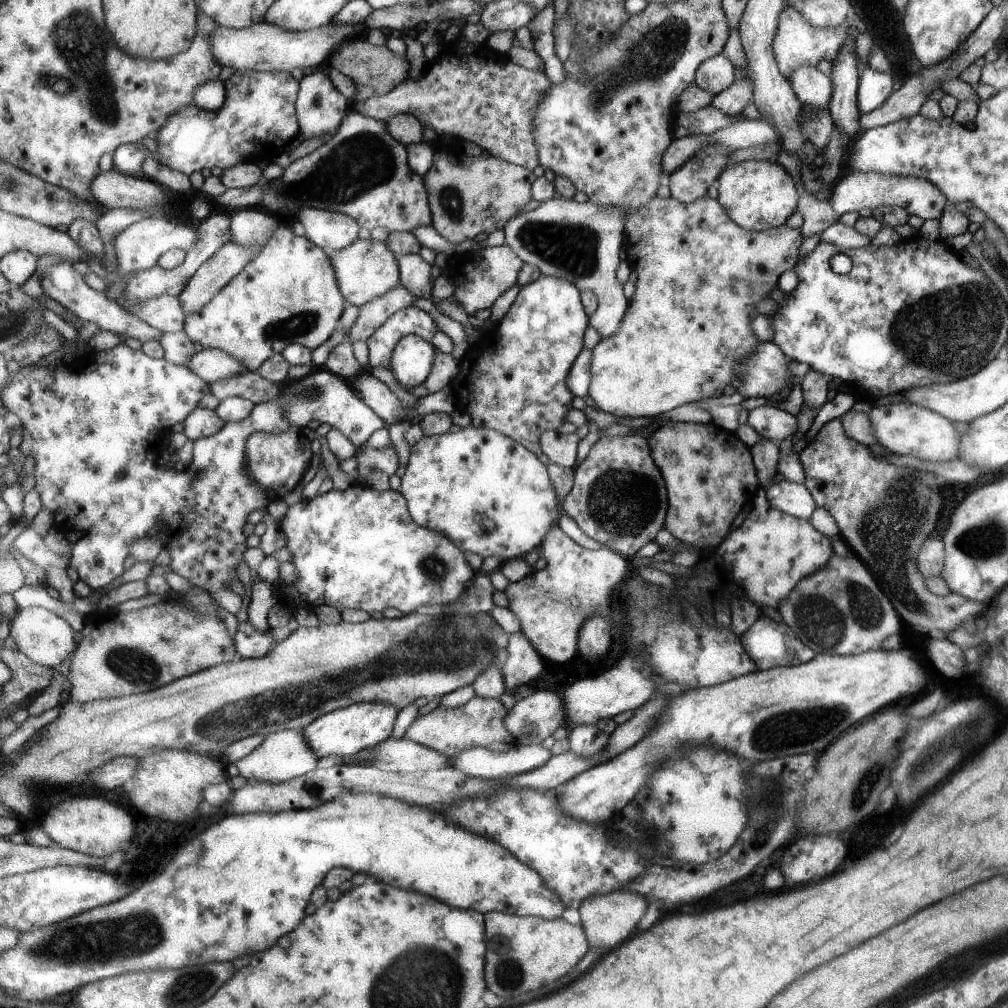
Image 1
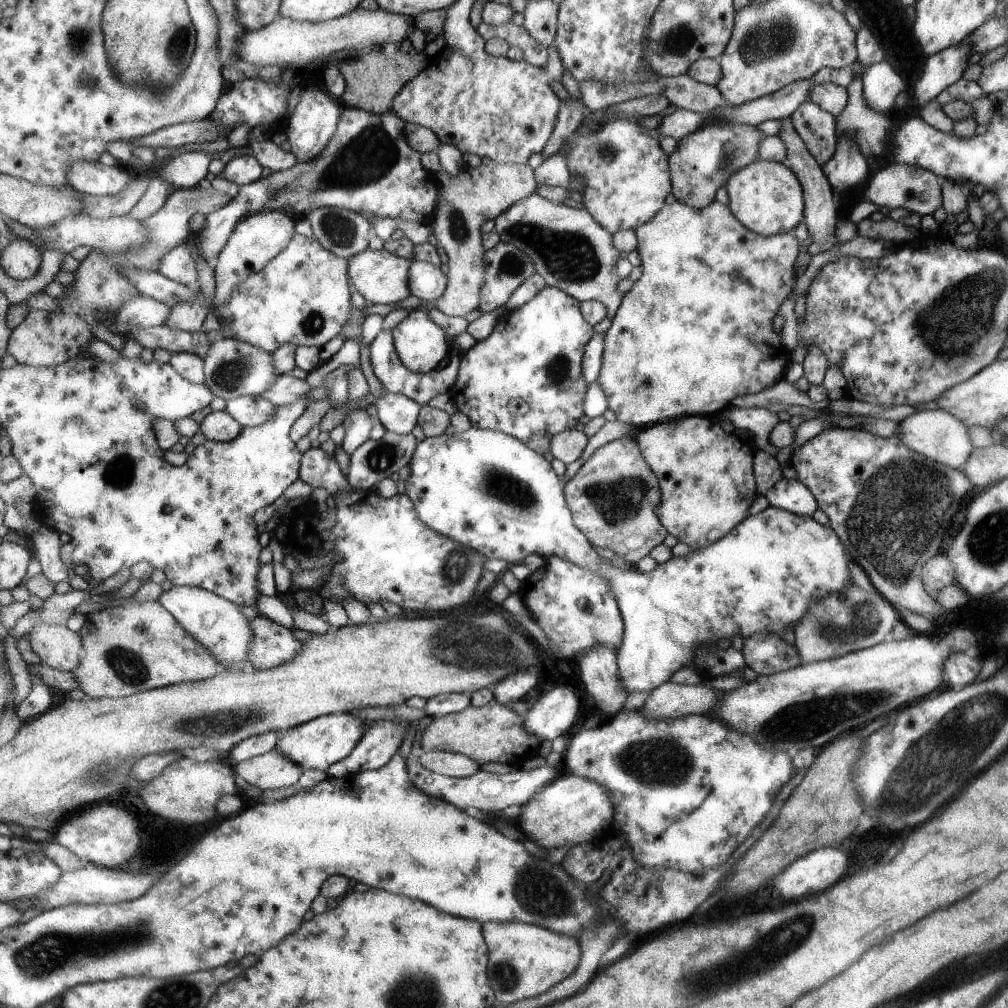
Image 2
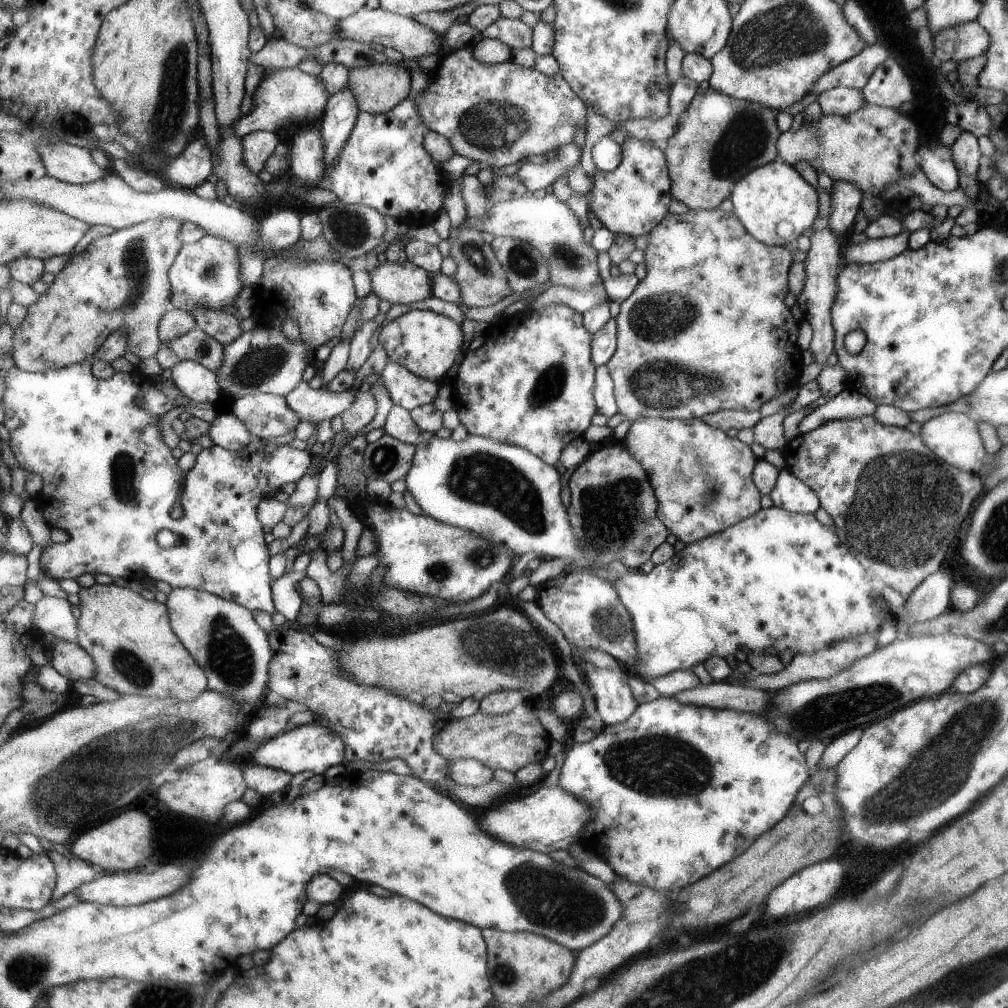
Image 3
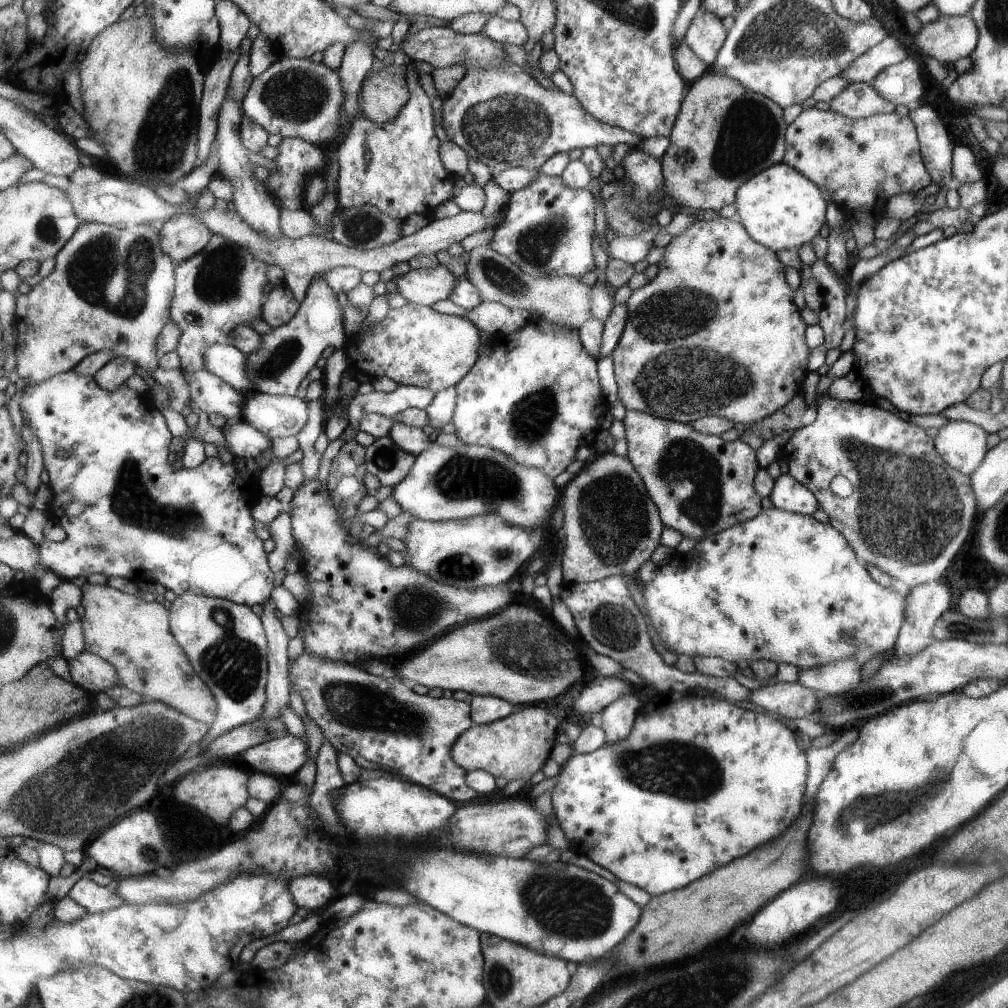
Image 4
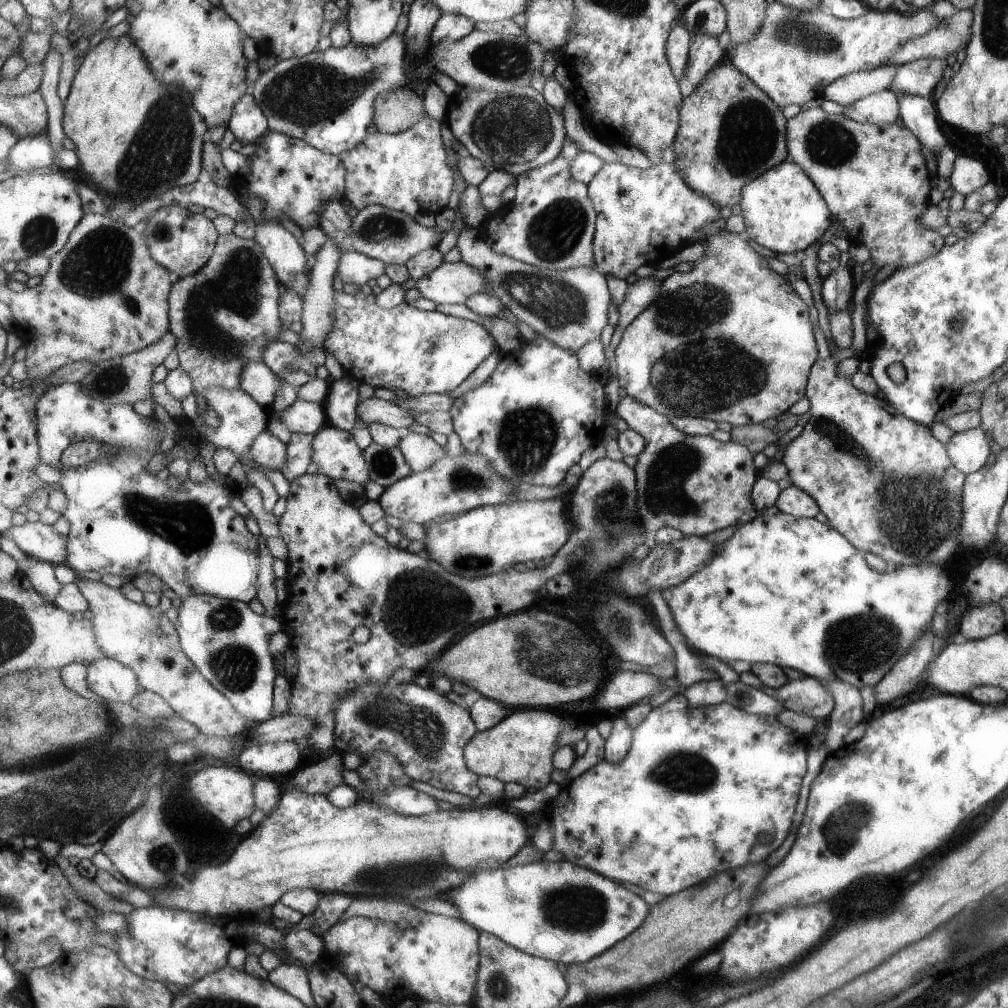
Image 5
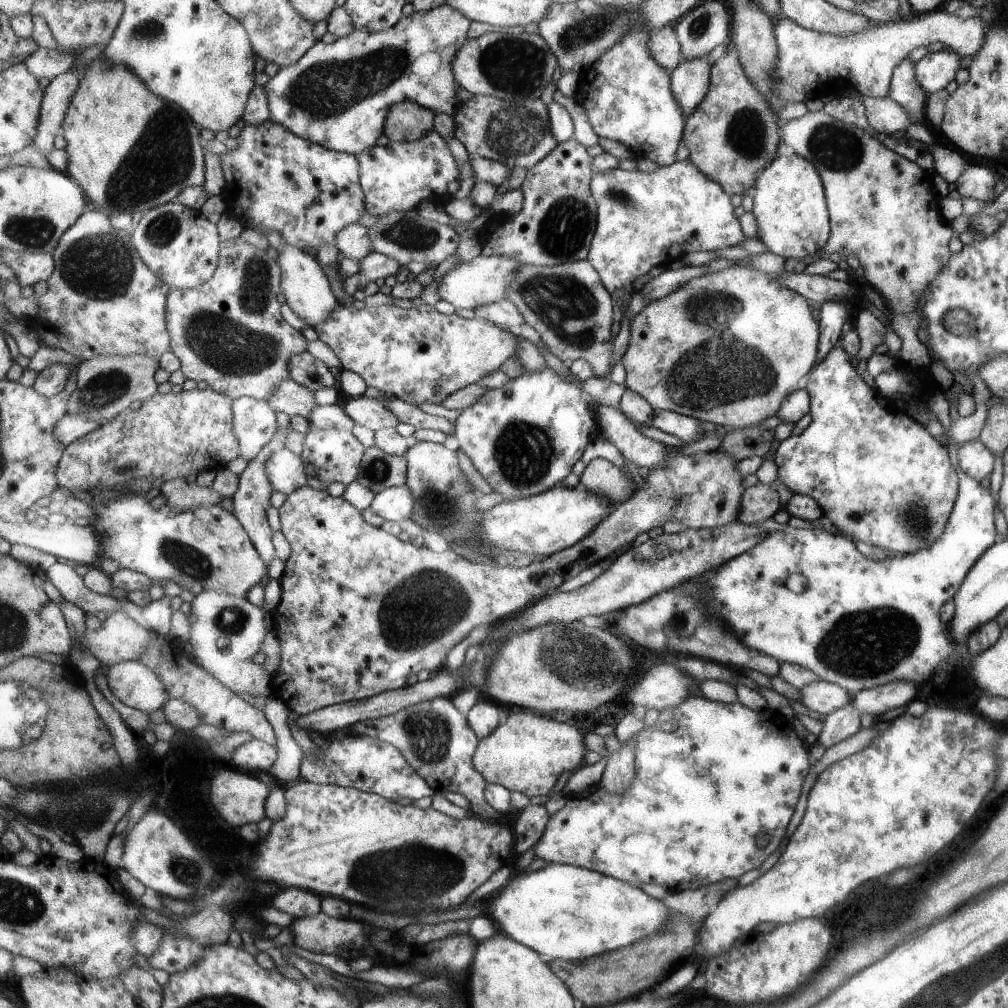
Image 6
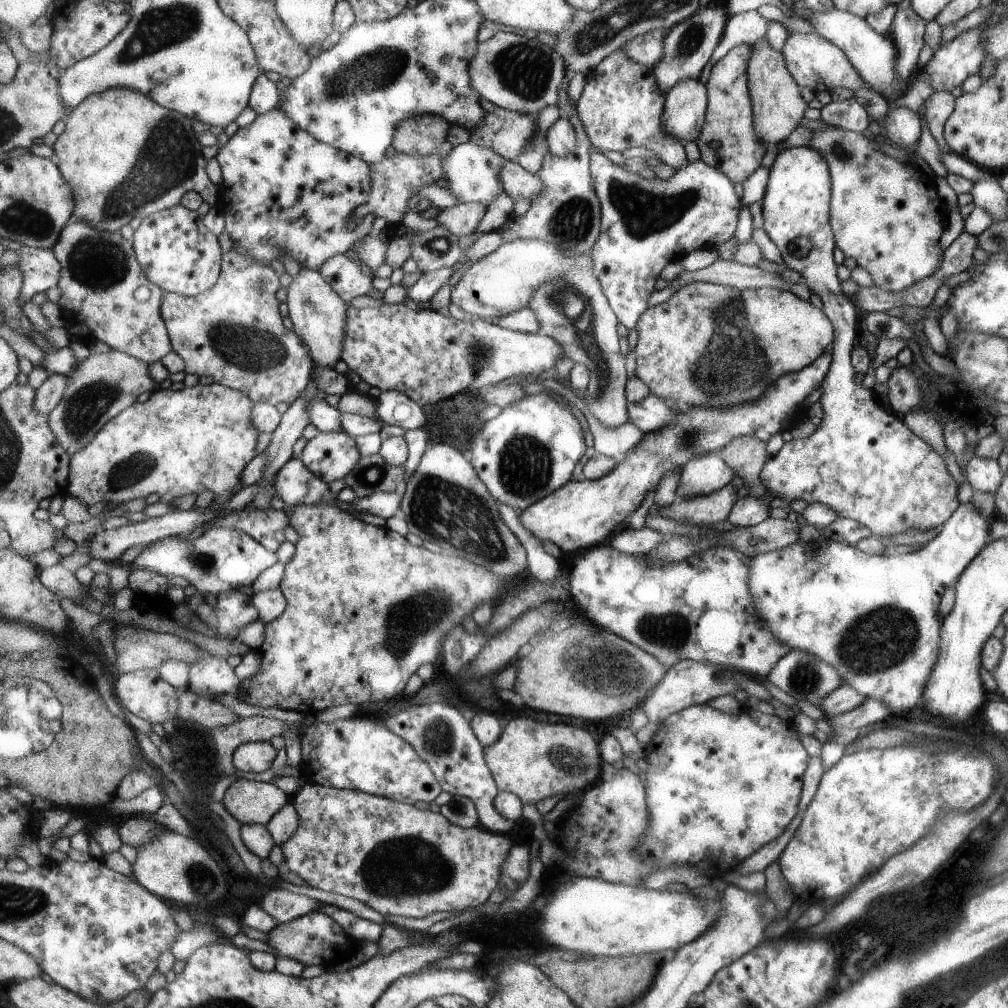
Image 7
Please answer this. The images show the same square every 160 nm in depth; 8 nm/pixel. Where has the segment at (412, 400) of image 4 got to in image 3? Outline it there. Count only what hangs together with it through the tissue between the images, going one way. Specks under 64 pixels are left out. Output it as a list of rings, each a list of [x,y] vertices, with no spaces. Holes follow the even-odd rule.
[[[303,380],[286,399],[290,407],[300,414],[302,420],[319,424],[323,419],[332,419],[350,409],[355,402],[356,394],[357,391],[351,389],[345,392],[324,393],[309,386],[309,381]]]

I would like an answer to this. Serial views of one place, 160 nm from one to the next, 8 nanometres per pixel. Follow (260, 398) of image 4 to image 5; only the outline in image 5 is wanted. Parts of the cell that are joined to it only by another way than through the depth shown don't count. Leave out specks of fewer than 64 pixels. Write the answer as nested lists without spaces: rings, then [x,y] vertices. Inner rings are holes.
[[[297,399],[292,408],[282,415],[275,414],[273,410],[271,410],[271,414],[272,417],[287,423],[293,433],[316,435],[323,427],[329,424],[324,403],[303,399]]]

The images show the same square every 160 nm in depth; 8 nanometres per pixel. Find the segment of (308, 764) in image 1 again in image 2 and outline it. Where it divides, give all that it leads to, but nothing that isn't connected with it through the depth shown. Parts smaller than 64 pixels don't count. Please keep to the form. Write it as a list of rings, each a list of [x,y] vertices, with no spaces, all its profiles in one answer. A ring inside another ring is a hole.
[[[273,750],[241,761],[236,765],[235,771],[247,783],[266,791],[295,785],[305,769]]]

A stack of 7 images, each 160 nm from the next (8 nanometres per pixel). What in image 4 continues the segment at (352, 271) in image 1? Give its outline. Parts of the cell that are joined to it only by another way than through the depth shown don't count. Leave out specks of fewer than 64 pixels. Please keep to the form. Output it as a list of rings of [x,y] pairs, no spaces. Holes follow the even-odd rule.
[[[439,265],[432,269],[411,269],[397,276],[397,291],[401,291],[409,303],[431,306],[437,300],[447,300],[462,279],[461,269]]]

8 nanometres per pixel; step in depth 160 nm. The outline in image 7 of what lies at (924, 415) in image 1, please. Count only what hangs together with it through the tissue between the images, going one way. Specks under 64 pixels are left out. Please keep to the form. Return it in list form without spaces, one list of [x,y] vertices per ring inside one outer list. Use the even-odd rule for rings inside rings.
[[[972,456],[964,466],[964,478],[973,491],[994,492],[997,490],[1004,474],[993,459]]]

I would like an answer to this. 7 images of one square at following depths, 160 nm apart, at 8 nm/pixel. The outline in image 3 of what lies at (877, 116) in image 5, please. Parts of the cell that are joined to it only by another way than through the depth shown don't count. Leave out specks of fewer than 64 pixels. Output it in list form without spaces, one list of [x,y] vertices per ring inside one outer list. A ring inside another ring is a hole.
[[[838,86],[821,91],[816,96],[823,115],[846,115],[866,104],[860,89]]]

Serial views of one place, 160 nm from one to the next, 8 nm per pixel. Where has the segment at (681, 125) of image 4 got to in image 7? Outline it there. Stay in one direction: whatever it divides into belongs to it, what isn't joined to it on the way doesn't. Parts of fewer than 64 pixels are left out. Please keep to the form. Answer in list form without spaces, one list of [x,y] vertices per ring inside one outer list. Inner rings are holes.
[[[737,45],[712,68],[707,83],[709,99],[706,123],[697,141],[702,160],[719,167],[730,176],[733,183],[740,184],[761,166],[761,159],[767,152],[753,121],[753,102],[750,100],[749,77],[746,75],[751,51],[752,45]],[[715,142],[720,143],[718,150],[711,148]]]

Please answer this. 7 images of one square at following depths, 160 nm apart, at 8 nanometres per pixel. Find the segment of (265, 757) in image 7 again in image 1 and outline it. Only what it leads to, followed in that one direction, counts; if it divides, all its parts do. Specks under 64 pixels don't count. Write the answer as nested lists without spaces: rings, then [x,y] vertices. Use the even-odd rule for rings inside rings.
[[[355,703],[320,716],[315,722],[306,726],[302,733],[318,758],[327,758],[327,756],[349,758],[351,755],[367,747],[379,745],[391,737],[399,713],[400,710],[392,704]]]

